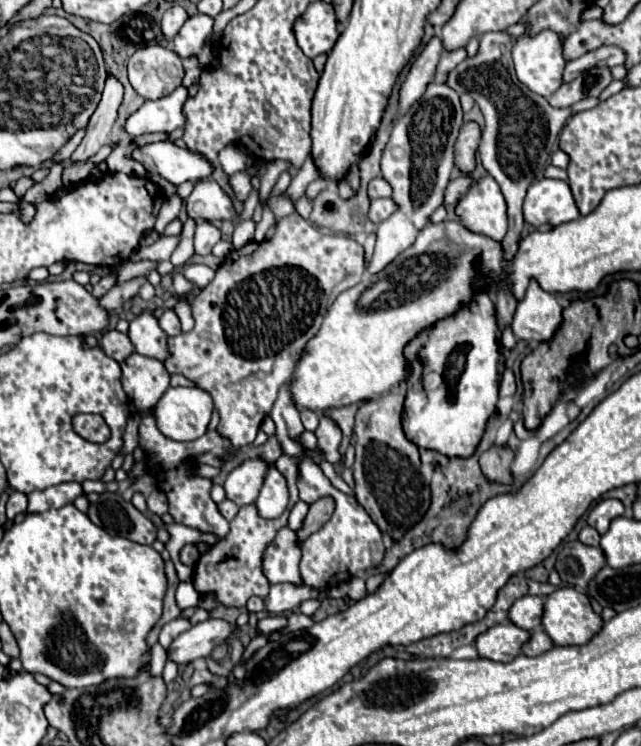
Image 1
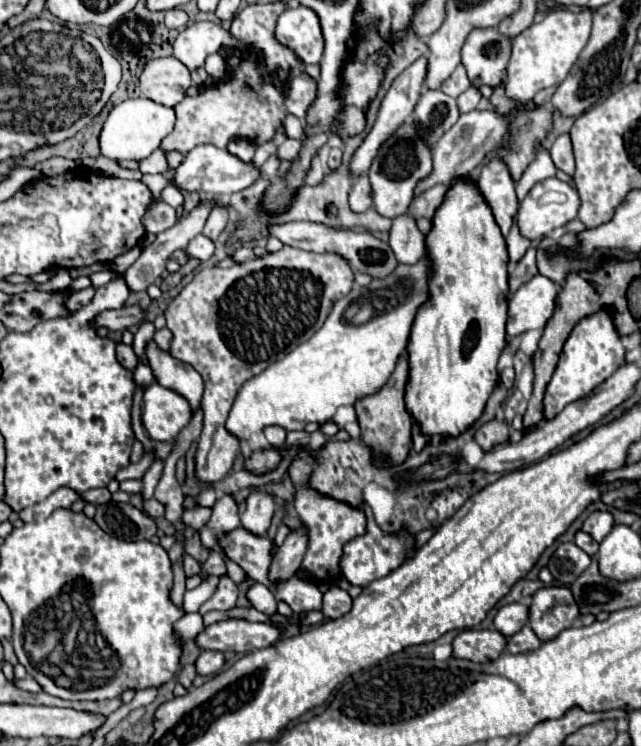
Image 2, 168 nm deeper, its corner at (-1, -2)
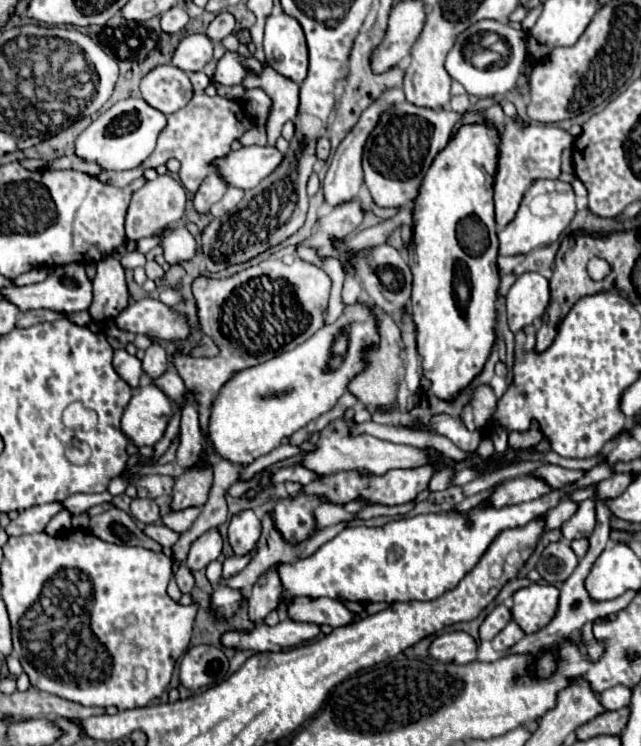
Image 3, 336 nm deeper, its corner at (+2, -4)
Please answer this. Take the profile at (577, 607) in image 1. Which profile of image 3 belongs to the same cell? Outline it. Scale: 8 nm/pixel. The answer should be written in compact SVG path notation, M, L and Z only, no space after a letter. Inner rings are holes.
M531 583L513 593L513 621L525 631L535 633L551 621L555 615L555 605L559 603L559 589L553 585Z

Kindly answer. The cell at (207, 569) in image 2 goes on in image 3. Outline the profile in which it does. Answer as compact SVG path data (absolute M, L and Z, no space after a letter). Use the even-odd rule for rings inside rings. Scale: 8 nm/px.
M71 529L69 533L65 533L61 537L49 537L47 533L9 537L9 541L3 547L3 553L5 553L5 559L3 559L3 565L1 565L1 583L3 583L1 595L3 595L3 601L7 605L11 627L13 627L15 655L17 653L21 655L21 665L23 665L25 673L29 675L29 679L35 687L39 687L41 691L47 691L47 693L55 693L63 699L87 705L87 707L109 707L109 705L113 705L119 711L145 707L147 703L161 697L161 693L165 691L165 687L171 681L171 671L175 667L175 661L189 647L191 625L193 625L193 619L195 619L195 613L197 613L197 605L183 607L167 595L167 583L171 579L171 557L167 557L163 553L143 549L143 547L123 547L123 545L105 543L105 541L97 539L95 535L91 535L89 531L79 531L79 529Z

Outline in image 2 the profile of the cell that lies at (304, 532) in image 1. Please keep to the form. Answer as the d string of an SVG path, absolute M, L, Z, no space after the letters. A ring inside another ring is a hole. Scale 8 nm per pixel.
M302 525L294 529L286 537L286 541L278 547L270 567L270 579L290 579L294 573L298 573L306 547L308 547L308 535L306 525Z

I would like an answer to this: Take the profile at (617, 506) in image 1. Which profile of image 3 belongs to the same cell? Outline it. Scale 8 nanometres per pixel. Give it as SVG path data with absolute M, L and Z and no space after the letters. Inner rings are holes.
M585 499L579 503L575 515L561 525L561 533L567 541L575 541L581 537L589 537L595 527L595 503L591 499Z

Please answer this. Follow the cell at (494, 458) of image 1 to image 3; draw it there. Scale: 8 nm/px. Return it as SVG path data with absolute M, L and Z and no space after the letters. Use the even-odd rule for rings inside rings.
M479 385L471 395L469 405L465 405L461 411L461 419L465 427L467 429L485 429L493 415L495 403L497 403L495 391L489 385Z

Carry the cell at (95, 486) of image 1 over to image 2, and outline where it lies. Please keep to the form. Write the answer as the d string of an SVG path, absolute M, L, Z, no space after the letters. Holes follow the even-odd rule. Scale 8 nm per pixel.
M102 487L102 489L90 489L90 491L86 491L82 497L84 497L88 503L100 505L100 503L108 503L110 497L112 497L112 493L110 493L106 487Z

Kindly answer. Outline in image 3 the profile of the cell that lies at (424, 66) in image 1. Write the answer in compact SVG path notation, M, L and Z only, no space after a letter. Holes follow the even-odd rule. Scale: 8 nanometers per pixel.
M385 95L375 101L369 109L363 111L363 115L359 117L357 125L347 133L347 137L339 143L335 155L331 157L331 165L329 165L329 171L325 175L325 181L323 181L323 195L325 195L325 203L329 207L337 207L341 203L347 203L347 201L353 201L359 193L359 187L363 183L363 169L361 169L361 155L363 155L363 145L371 133L371 129L377 125L379 121L379 115L383 113L383 101L385 101Z

